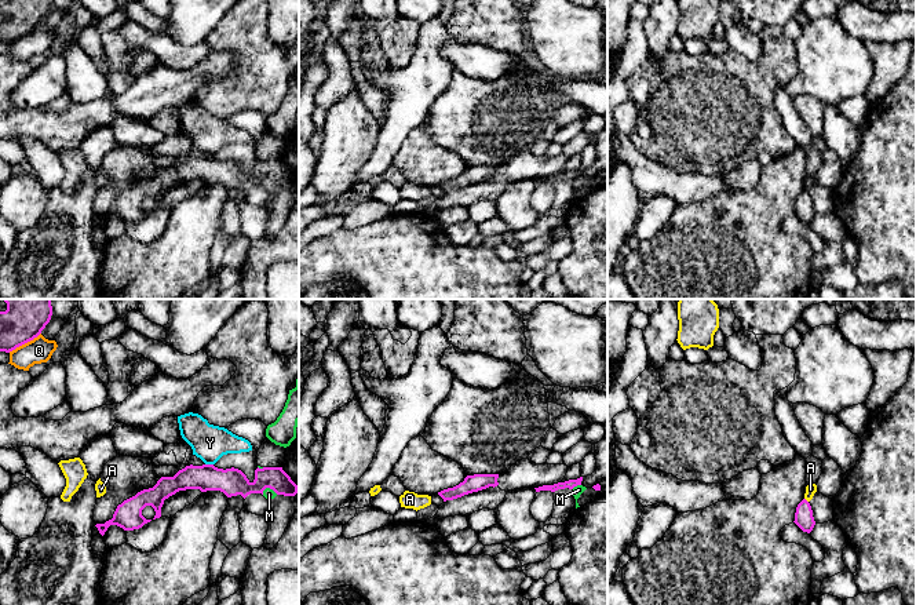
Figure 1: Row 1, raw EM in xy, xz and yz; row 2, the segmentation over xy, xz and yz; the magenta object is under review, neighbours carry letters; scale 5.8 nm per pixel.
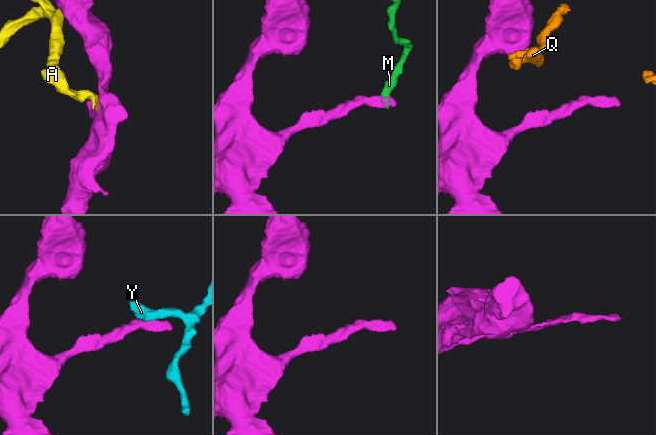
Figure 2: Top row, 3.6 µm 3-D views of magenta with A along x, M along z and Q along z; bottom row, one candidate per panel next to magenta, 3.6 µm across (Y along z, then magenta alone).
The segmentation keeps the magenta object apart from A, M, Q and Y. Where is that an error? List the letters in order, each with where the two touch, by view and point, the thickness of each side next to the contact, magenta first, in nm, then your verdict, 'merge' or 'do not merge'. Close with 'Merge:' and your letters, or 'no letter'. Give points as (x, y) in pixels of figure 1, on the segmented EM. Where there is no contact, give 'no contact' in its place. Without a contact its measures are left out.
A: yz (806, 500) | 110/60 nm | do not merge
M: xy (270, 488) | 160/70 nm | do not merge
Q: xy (24, 343) | 260/150 nm | do not merge
Y: xy (210, 465) | 160/220 nm | do not merge
Merge: no letter

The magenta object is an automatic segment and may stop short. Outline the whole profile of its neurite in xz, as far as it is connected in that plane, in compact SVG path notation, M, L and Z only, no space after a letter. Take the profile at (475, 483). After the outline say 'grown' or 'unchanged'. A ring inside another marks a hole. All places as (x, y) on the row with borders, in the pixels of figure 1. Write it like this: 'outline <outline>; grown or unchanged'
outline M499 474L467 475L463 482L453 488L444 489L438 492L438 495L444 499L444 502L453 500L464 495L486 489L489 486L495 488L499 485L497 478Z; unchanged

